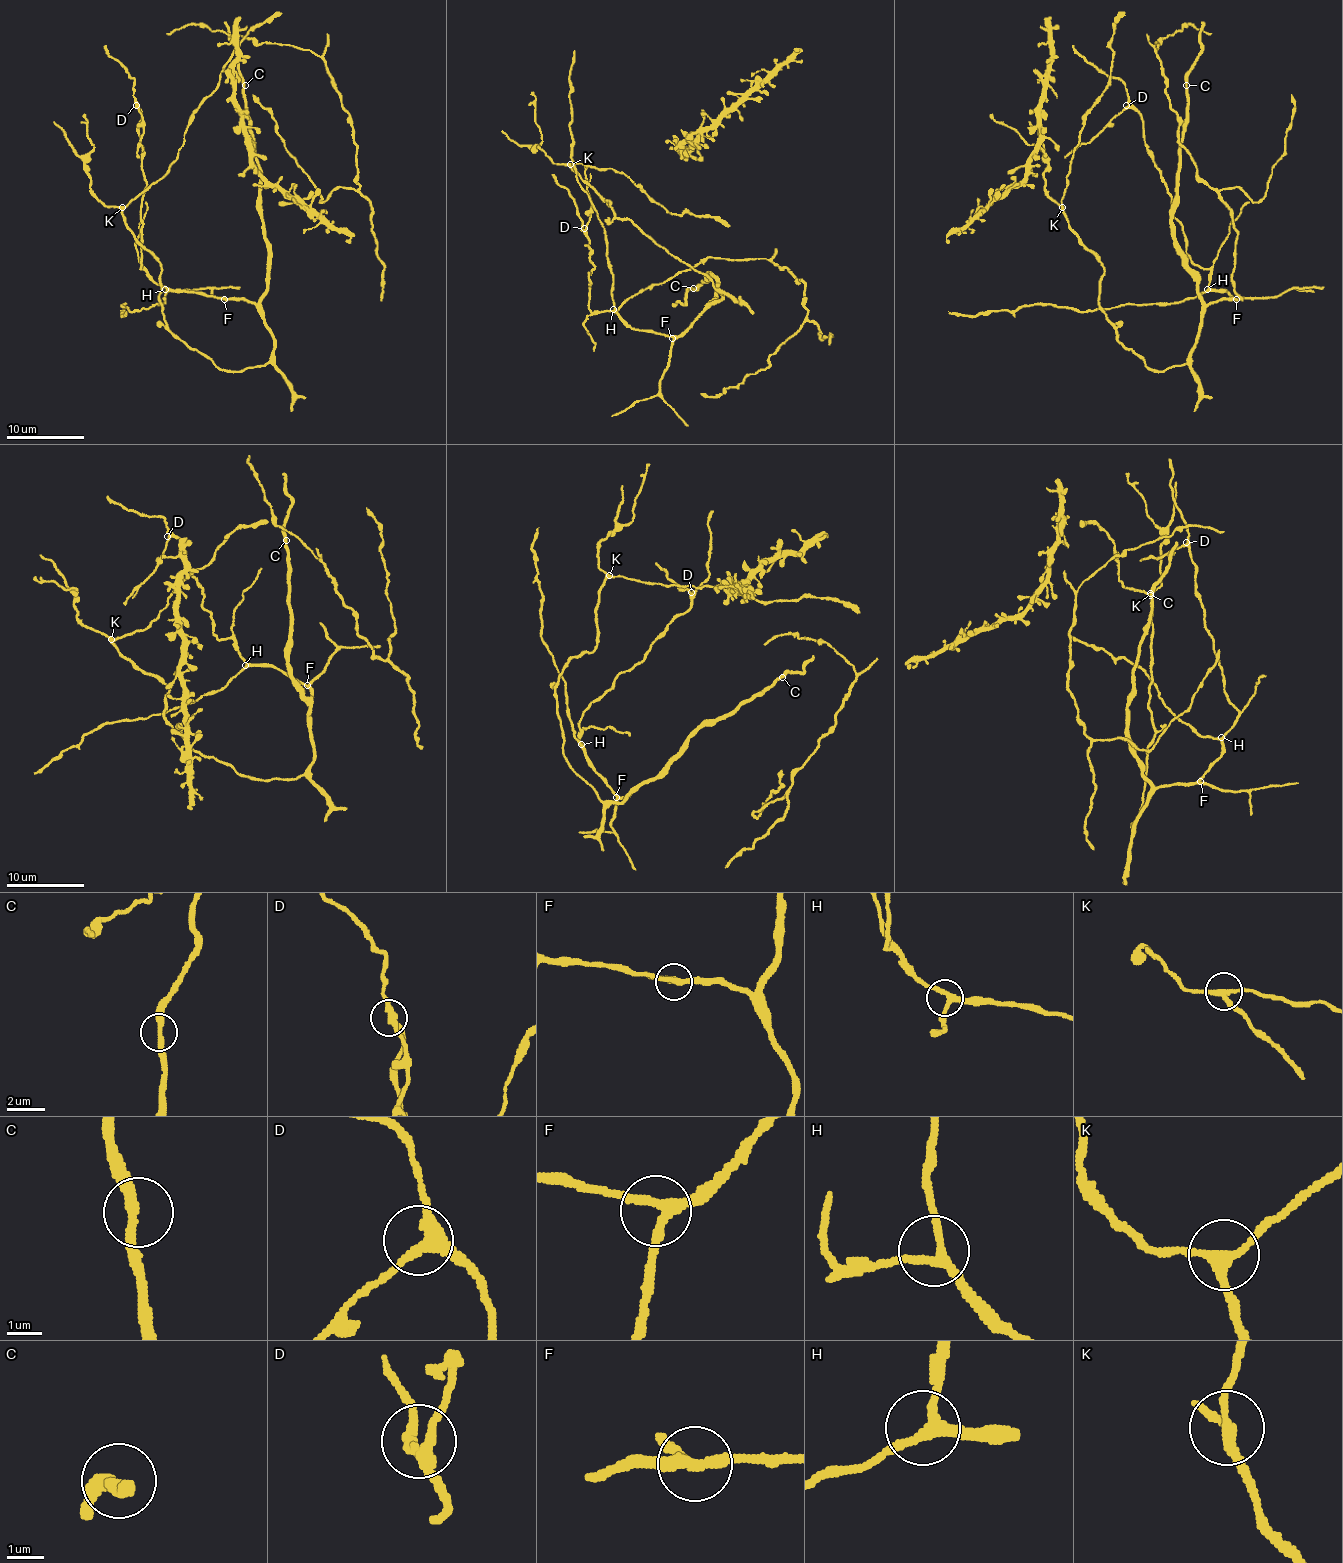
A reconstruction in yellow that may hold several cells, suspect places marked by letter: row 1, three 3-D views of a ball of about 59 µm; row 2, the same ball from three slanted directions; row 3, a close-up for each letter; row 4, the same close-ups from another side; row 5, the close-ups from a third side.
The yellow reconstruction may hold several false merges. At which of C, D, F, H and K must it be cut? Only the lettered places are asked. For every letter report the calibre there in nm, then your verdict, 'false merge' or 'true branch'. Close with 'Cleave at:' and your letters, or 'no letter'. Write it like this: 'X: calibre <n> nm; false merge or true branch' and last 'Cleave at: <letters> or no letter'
C: calibre 280 nm; true branch
D: calibre 280 nm; true branch
F: calibre 260 nm; true branch
H: calibre 240 nm; true branch
K: calibre 260 nm; true branch
Cleave at: no letter

